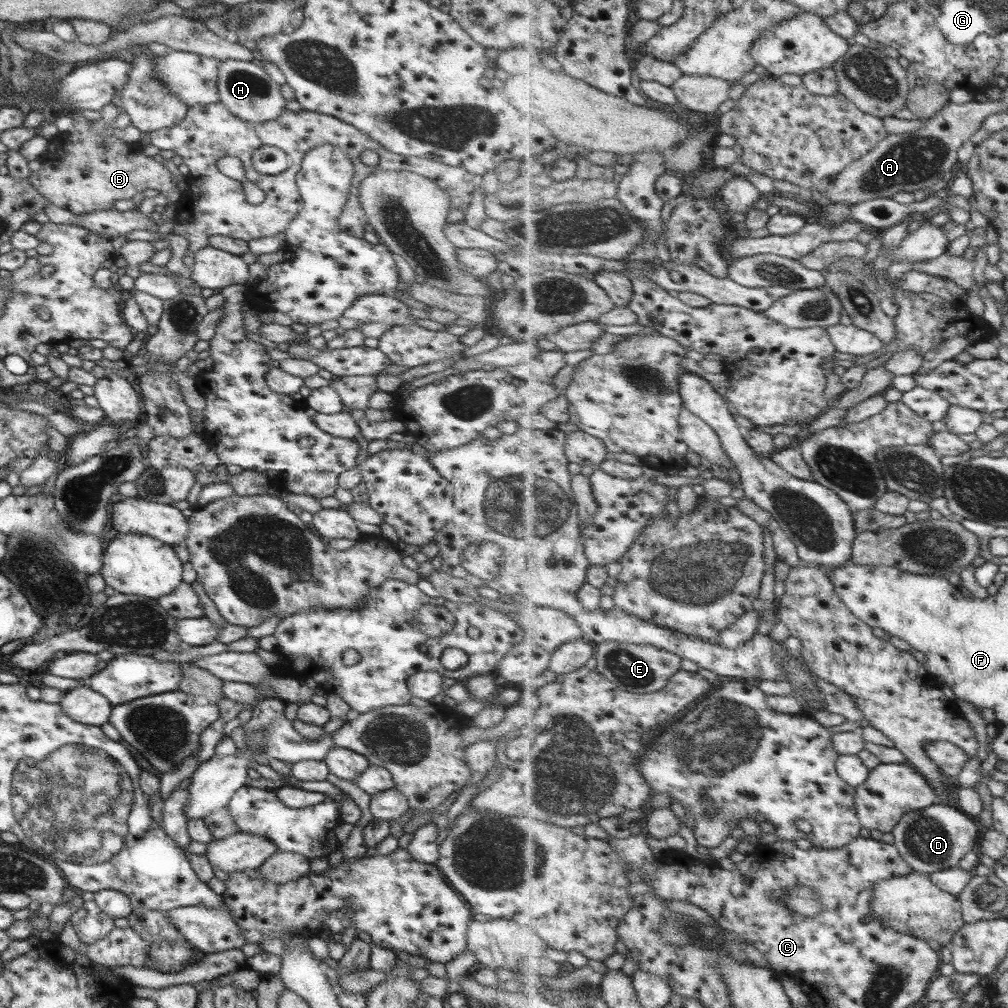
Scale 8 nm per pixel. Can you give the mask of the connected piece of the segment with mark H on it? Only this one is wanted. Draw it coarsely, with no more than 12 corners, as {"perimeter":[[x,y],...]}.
{"perimeter":[[223,60],[216,93],[248,125],[277,120],[285,99],[259,66]]}

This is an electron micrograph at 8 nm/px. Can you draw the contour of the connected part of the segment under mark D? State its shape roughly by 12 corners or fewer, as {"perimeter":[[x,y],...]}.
{"perimeter":[[956,806],[912,811],[894,845],[921,874],[959,867],[979,826]]}

